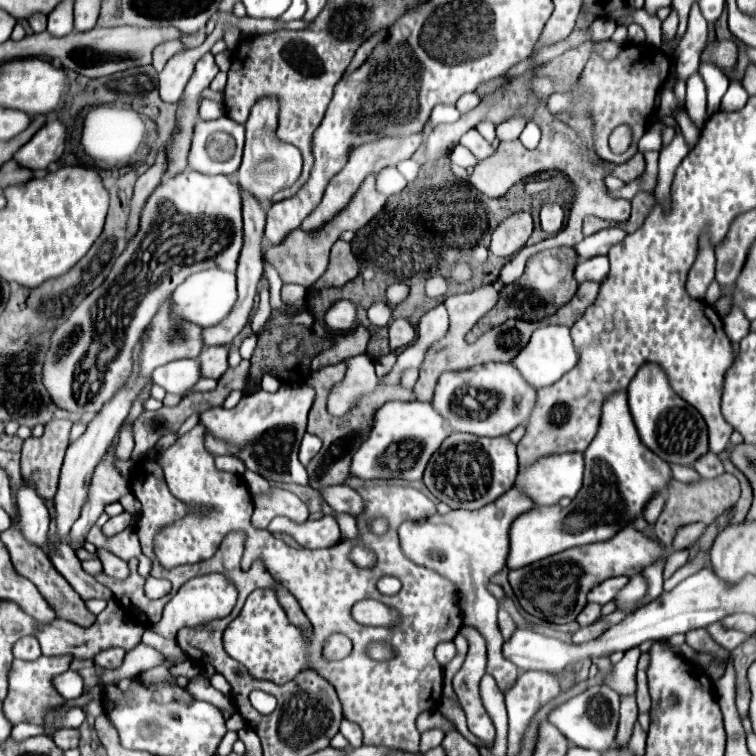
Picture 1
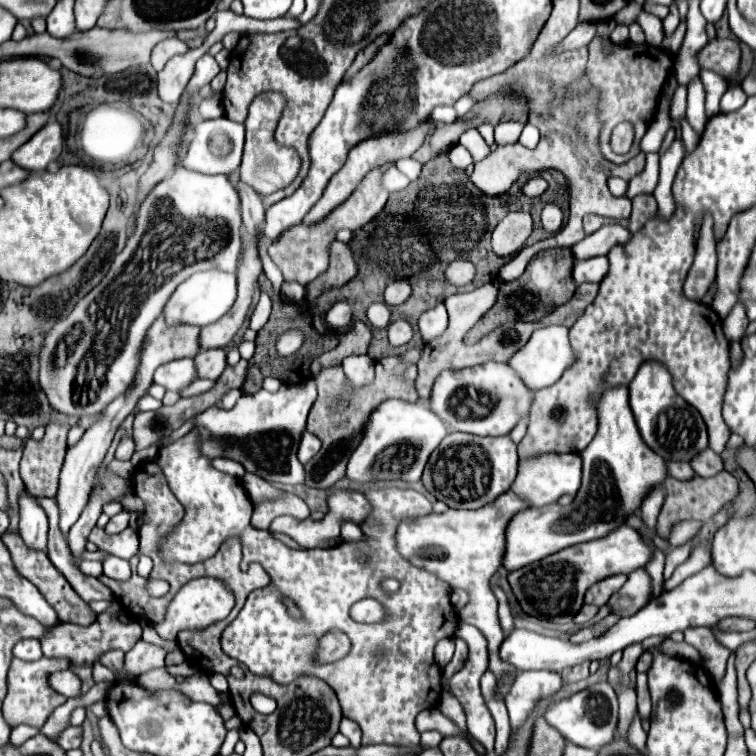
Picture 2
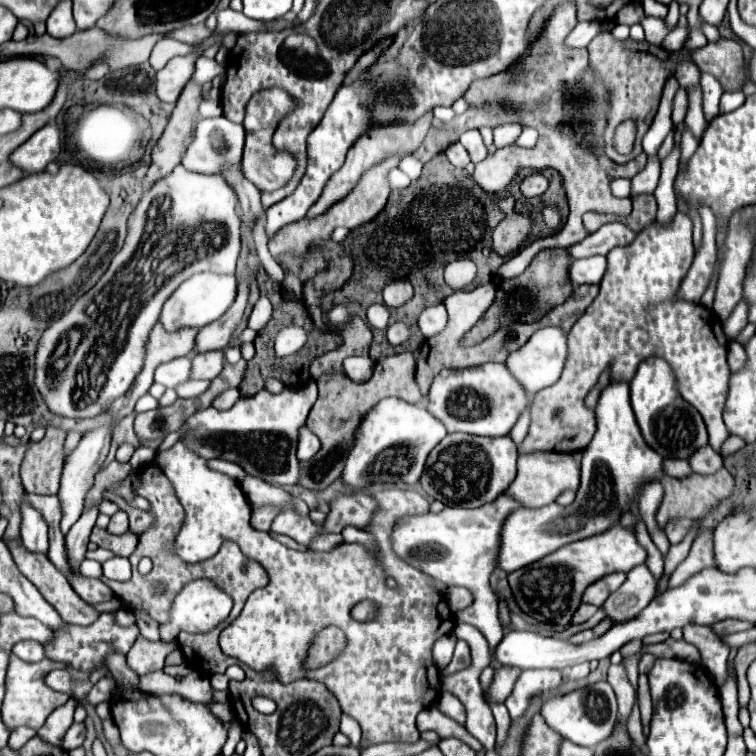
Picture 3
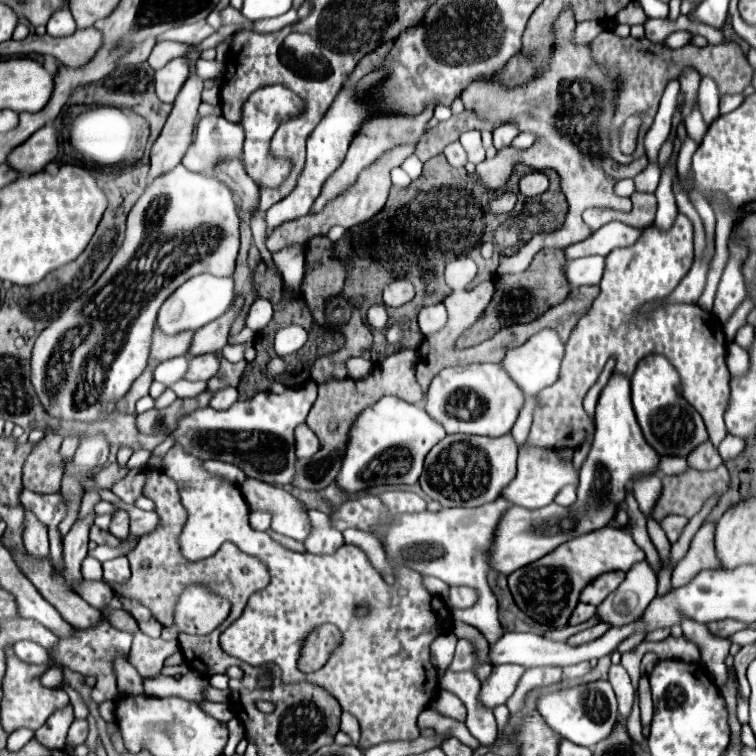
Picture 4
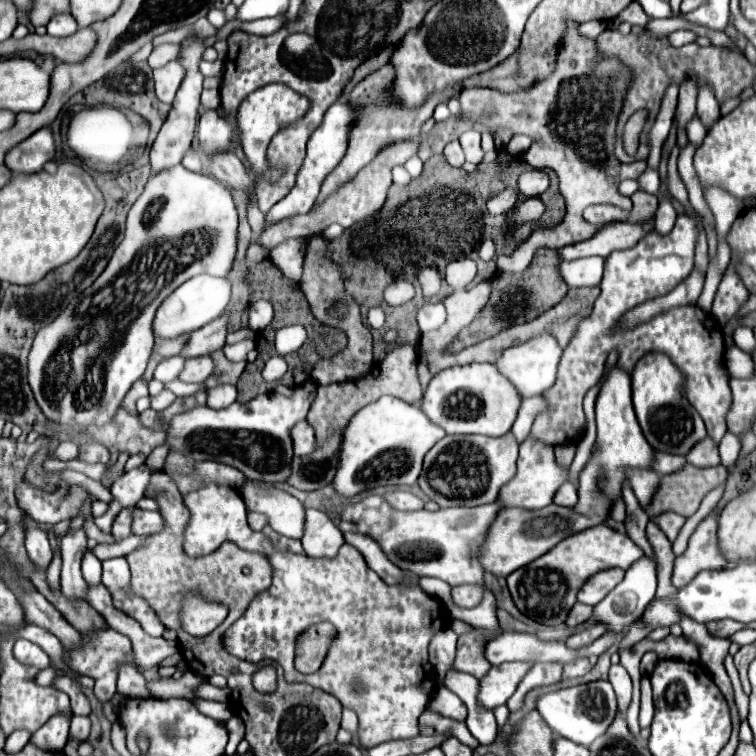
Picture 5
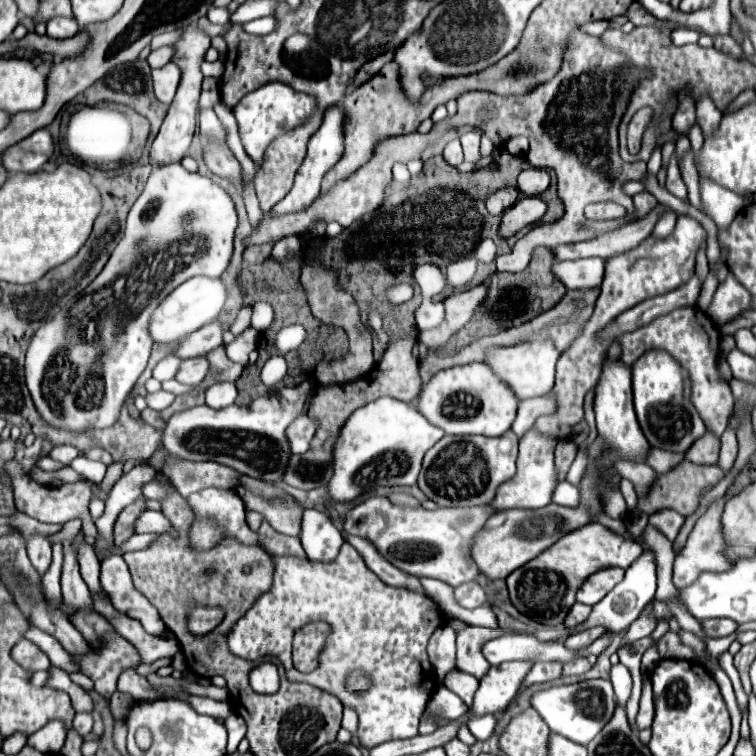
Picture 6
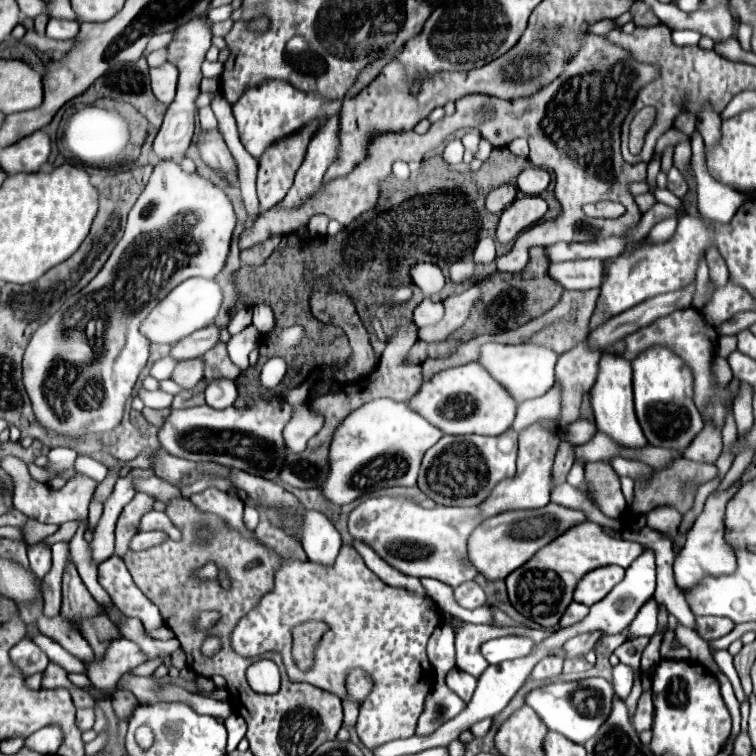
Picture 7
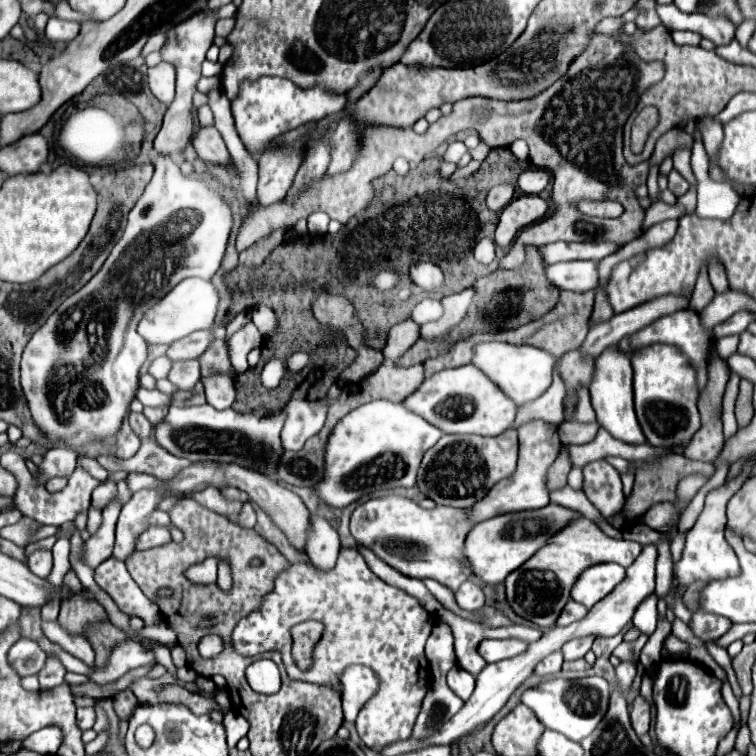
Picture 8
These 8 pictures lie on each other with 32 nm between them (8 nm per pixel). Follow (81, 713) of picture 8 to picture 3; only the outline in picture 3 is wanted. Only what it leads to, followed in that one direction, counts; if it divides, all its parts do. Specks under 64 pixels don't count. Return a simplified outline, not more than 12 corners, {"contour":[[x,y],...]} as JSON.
{"contour":[[72,724],[62,748],[72,750],[84,742],[84,724]]}

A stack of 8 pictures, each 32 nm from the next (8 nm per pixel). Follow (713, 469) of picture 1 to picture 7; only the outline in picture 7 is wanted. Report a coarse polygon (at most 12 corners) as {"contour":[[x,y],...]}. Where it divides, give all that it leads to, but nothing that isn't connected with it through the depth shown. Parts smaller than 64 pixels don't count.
{"contour":[[706,422],[682,452],[694,462],[714,464],[722,450],[720,432]]}

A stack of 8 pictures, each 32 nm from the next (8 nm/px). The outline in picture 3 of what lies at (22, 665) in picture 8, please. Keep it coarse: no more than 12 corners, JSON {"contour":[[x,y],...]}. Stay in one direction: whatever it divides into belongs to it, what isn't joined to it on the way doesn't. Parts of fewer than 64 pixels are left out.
{"contour":[[24,640],[12,648],[24,662],[40,662],[44,658],[42,644]]}

